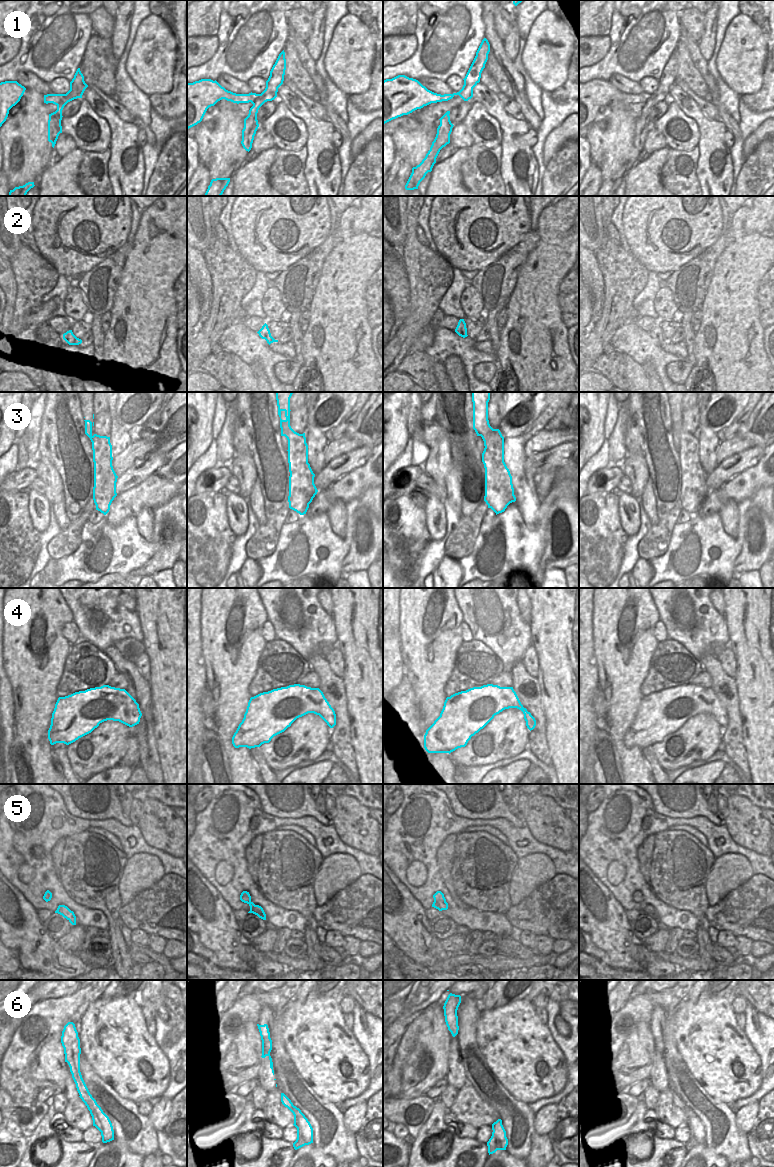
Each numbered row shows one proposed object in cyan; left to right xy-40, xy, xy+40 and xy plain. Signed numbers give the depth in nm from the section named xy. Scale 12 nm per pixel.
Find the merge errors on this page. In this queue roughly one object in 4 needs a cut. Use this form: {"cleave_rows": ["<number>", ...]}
{"cleave_rows": []}

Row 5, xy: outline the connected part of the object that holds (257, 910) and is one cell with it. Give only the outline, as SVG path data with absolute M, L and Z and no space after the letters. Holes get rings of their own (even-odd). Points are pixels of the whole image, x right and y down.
M243 891L240 895L240 900L244 903L247 903L250 906L250 911L248 913L253 913L253 914L257 915L259 918L266 920L266 914L265 914L263 908L259 905L255 905L251 901L251 896L250 896L249 892Z

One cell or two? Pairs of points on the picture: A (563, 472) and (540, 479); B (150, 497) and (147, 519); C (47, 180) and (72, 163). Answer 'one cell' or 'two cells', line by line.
A: one cell
B: two cells
C: one cell

